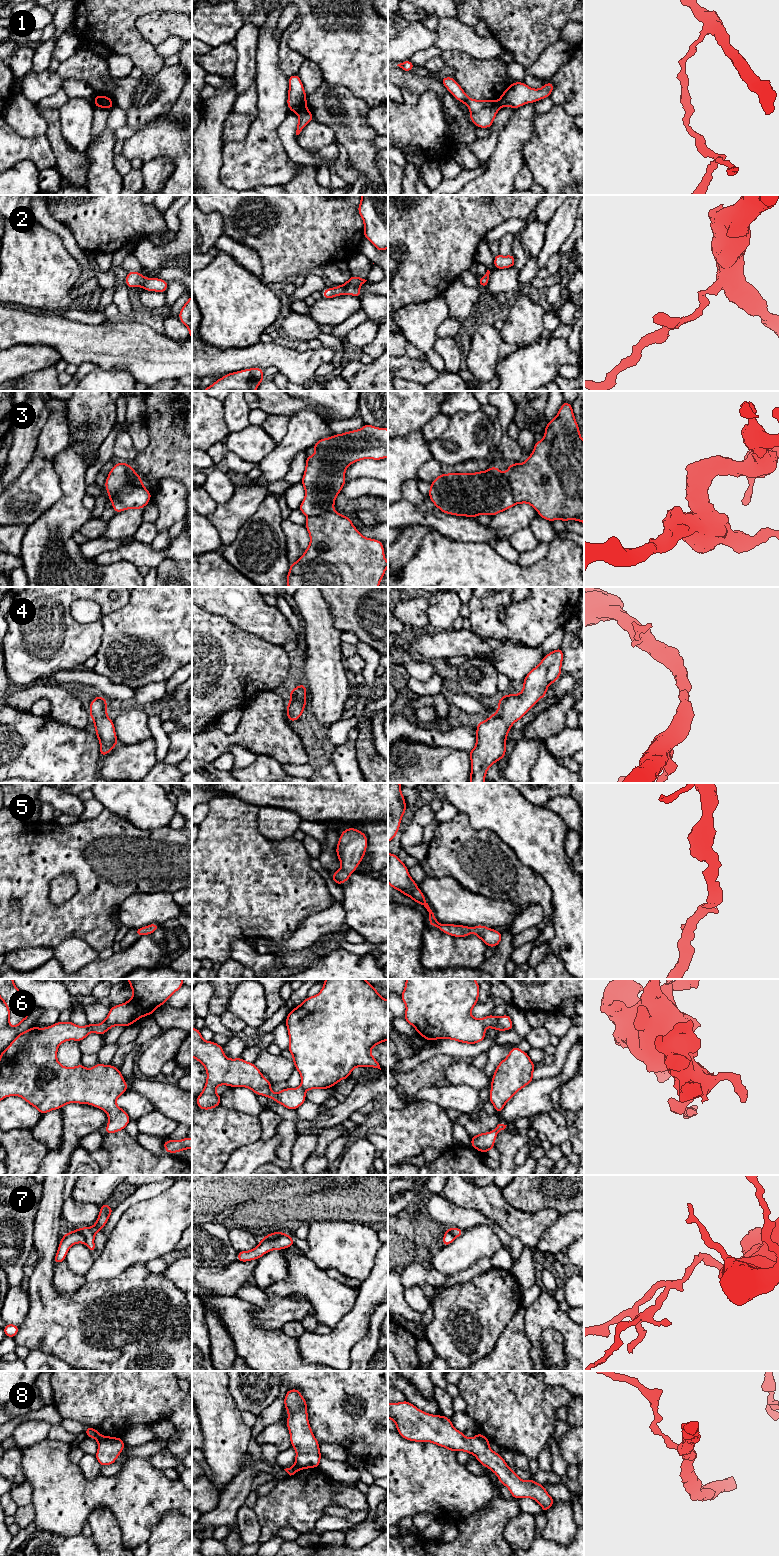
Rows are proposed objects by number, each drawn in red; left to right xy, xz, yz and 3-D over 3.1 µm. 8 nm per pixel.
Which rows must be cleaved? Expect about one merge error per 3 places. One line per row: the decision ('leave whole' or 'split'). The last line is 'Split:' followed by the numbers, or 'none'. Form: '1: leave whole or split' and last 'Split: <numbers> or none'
1: split
2: leave whole
3: split
4: leave whole
5: leave whole
6: split
7: split
8: split
Split: 1, 3, 6, 7, 8

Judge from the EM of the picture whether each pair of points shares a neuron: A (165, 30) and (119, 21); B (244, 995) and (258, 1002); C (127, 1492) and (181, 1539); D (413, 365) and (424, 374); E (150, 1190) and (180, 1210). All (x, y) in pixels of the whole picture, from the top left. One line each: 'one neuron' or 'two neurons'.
A: two neurons
B: one neuron
C: two neurons
D: one neuron
E: two neurons

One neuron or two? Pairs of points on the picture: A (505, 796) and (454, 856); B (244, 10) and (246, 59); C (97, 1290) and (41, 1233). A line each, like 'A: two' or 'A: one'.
A: two
B: one
C: one

